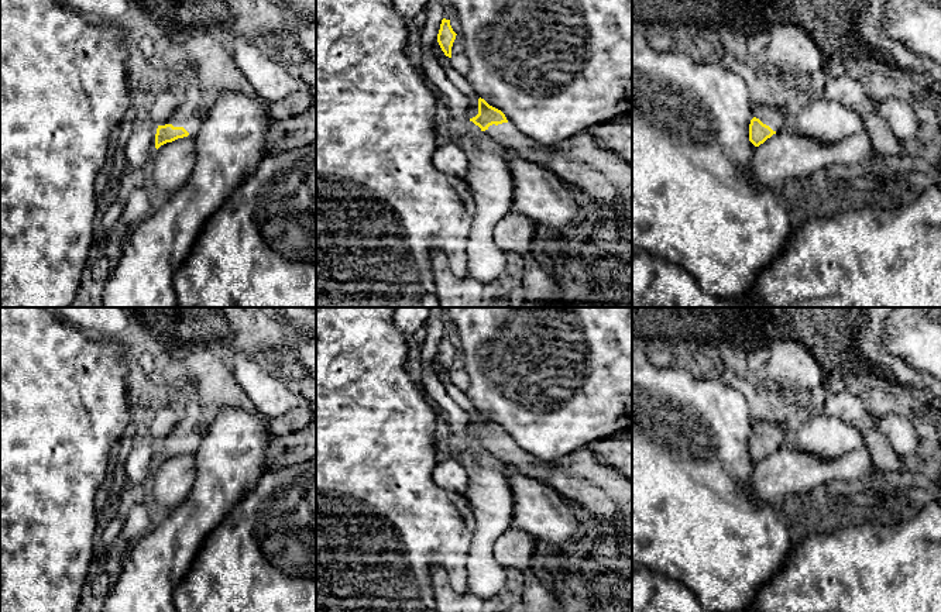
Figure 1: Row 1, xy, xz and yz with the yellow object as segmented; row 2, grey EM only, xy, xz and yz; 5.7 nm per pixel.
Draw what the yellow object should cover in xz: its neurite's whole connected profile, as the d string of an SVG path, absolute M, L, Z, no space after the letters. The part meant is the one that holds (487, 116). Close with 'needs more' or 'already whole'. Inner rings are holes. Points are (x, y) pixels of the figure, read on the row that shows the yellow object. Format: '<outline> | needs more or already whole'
M481 97L478 99L478 114L470 121L481 128L484 137L494 148L511 149L521 158L549 169L577 192L588 206L594 209L605 207L604 214L632 223L632 164L617 152L607 149L598 135L584 131L557 144L540 144L516 130L501 110L490 106Z | needs more

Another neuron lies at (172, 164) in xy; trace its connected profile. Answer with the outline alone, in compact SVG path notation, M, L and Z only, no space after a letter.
M189 134L161 145L151 159L148 175L159 190L175 193L185 186L195 164L195 137Z

